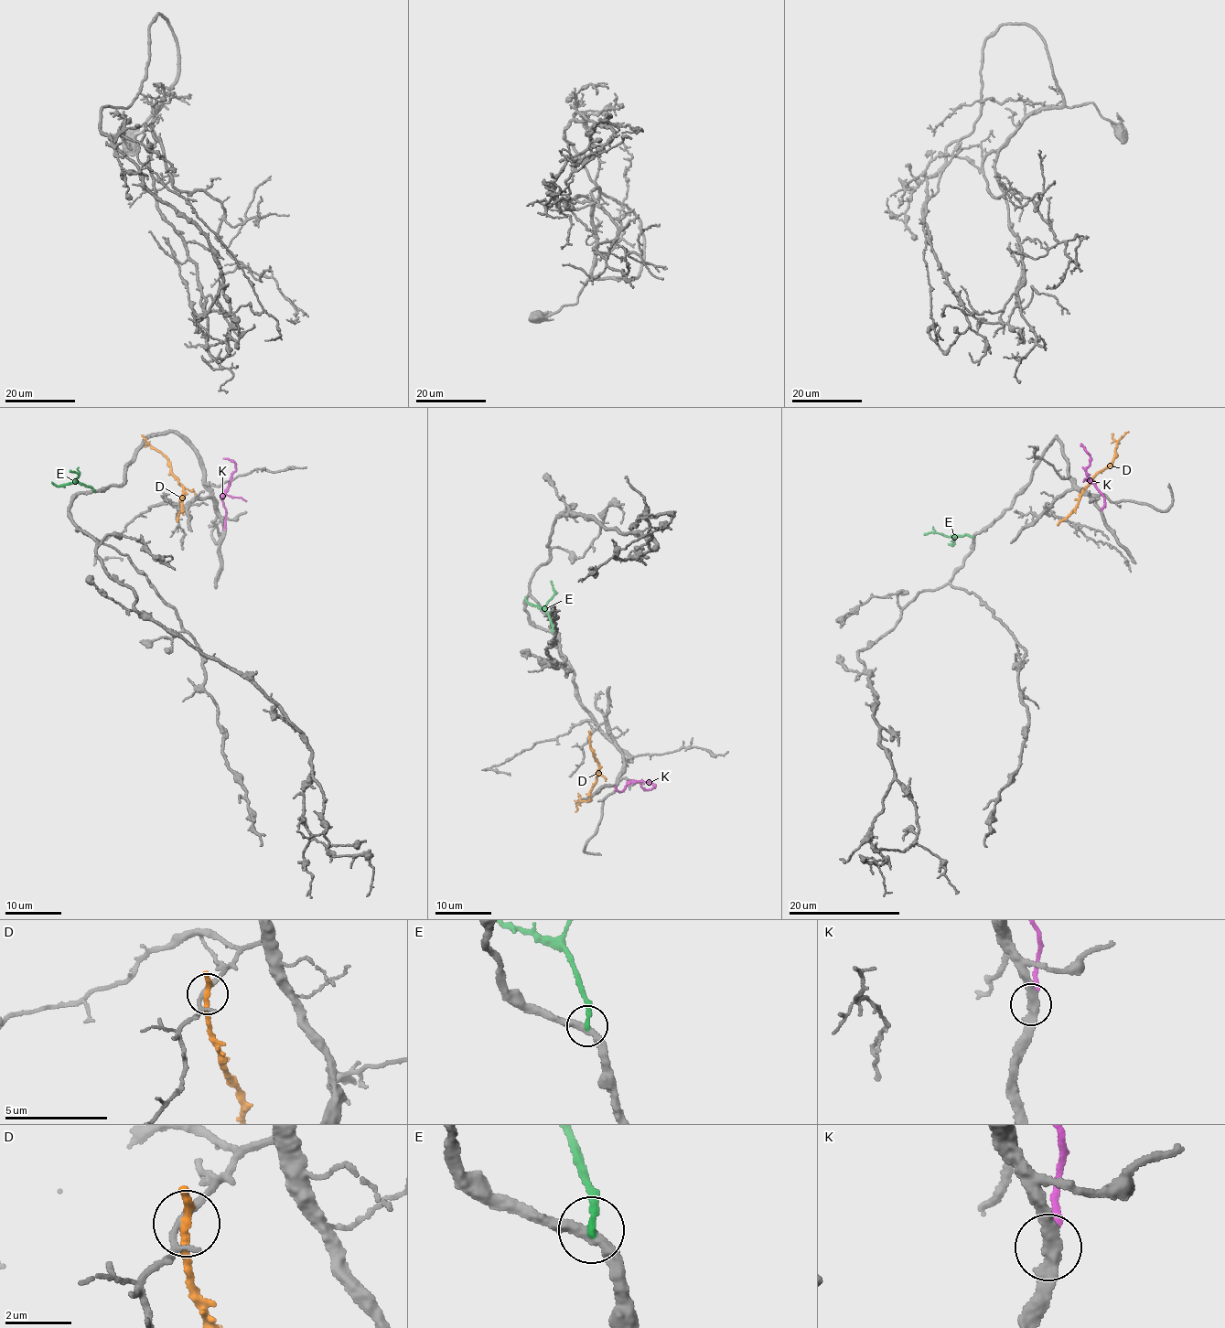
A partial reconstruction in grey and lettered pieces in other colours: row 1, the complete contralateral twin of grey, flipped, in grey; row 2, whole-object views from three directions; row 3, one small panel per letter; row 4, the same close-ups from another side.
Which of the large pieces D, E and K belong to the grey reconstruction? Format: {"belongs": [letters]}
{"belongs": []}

